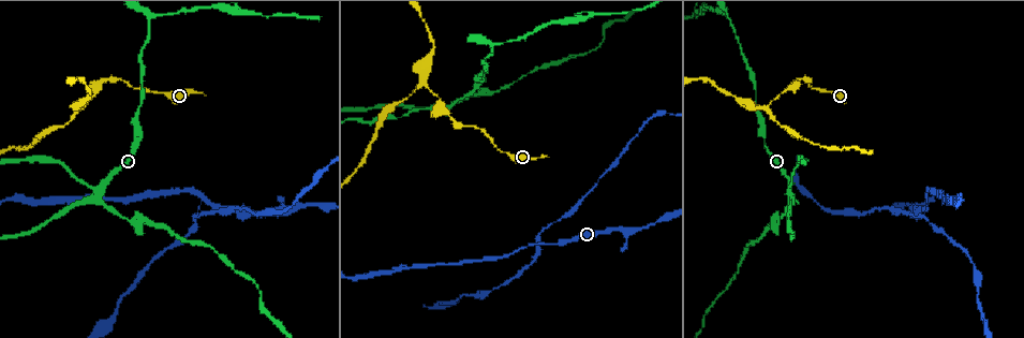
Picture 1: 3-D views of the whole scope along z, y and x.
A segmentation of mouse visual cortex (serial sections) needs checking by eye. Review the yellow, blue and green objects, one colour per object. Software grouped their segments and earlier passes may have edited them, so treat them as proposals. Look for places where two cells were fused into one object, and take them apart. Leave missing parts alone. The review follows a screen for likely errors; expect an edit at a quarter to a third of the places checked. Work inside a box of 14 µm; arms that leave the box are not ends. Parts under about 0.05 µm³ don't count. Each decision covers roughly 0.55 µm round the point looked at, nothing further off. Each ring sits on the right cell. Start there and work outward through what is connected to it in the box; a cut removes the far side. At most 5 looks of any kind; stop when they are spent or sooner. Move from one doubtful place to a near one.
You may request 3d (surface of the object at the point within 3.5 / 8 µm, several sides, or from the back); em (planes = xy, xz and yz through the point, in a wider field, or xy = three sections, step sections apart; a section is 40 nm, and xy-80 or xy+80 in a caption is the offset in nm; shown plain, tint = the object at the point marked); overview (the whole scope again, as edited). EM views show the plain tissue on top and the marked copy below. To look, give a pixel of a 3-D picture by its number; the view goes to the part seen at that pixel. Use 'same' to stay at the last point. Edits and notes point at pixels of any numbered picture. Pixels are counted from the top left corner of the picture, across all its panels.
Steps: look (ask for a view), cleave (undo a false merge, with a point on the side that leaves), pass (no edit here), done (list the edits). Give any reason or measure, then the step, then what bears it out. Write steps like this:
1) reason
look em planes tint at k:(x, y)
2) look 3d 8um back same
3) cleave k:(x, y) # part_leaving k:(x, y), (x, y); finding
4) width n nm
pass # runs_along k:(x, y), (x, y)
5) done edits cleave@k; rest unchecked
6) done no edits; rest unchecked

three-way junction
look em planes tint at 1:(150, 19)

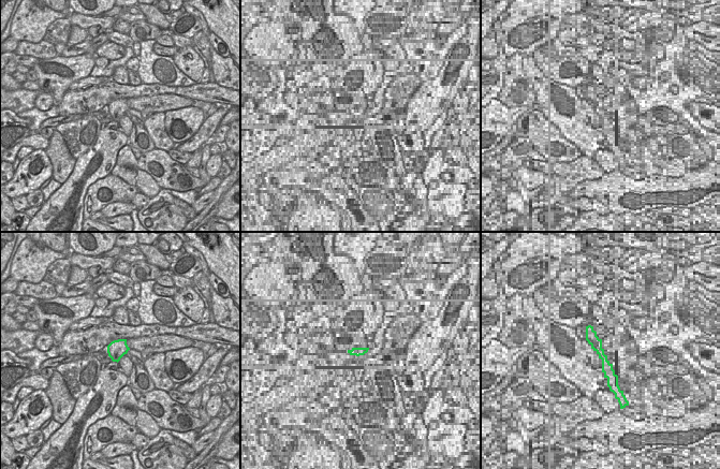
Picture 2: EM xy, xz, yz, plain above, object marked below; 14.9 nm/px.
see where the arms go
look 3d 3.5um same

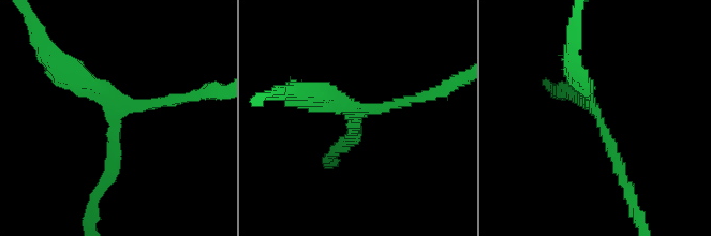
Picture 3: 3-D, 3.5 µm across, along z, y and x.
pass # continuous, no second cell

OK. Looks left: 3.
abrupt turn
look 3d 3.5um at 1:(95, 199)

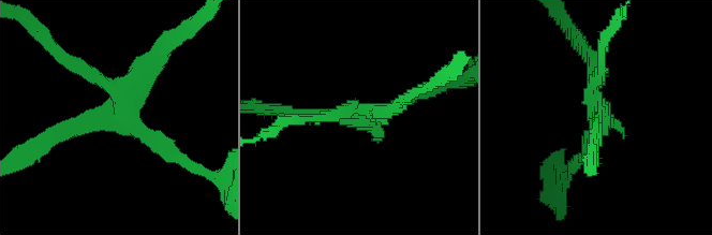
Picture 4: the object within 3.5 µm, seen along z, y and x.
look em planes tint at 4:(600, 114)

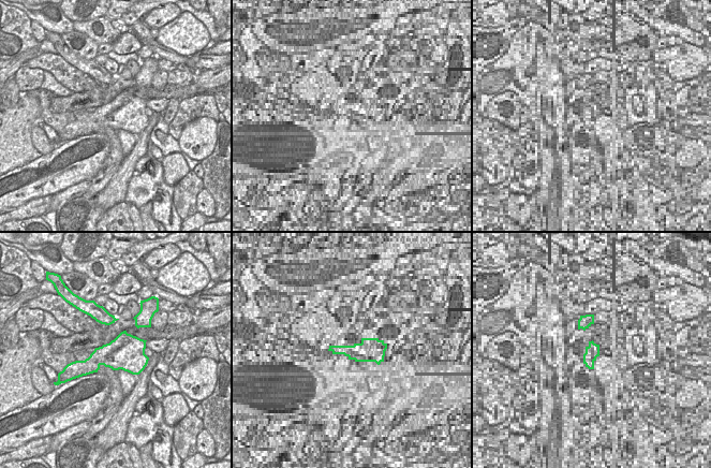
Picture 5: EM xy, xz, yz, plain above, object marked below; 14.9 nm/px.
cleave 4:(163, 150) # part_leaving 4:(135, 130), (189, 166), (221, 176); a second cell is stuck on

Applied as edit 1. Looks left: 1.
done edits cleave@4; rest unchecked

